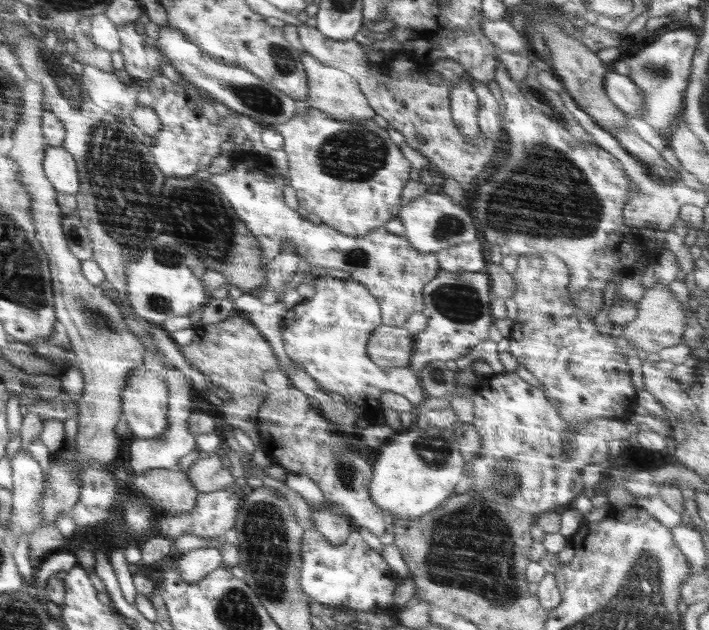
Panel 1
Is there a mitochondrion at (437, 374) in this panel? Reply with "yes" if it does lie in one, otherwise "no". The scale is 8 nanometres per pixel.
yes

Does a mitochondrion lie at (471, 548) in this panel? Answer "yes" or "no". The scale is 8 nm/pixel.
yes

